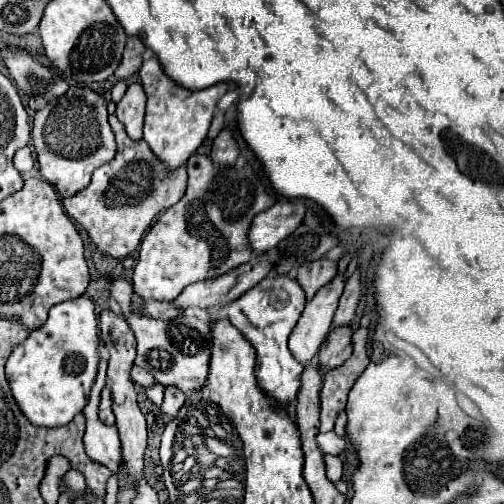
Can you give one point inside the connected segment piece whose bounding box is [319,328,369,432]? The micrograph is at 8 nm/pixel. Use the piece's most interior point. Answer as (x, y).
(336, 386)

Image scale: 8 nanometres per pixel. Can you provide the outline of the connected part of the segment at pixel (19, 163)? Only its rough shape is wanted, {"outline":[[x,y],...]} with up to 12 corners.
{"outline":[[29,146],[15,152],[13,164],[19,172],[33,170]]}

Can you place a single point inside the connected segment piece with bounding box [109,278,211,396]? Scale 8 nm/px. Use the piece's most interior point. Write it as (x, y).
(176, 352)

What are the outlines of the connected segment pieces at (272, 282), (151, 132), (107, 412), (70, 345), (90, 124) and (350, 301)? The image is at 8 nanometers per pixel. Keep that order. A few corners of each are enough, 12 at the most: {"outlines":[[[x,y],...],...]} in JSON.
{"outlines":[[[267,276],[233,304],[229,320],[257,352],[257,384],[289,408],[303,366],[287,338],[305,306],[297,280]],[[157,58],[139,70],[143,140],[175,172],[205,140],[221,82],[185,90]],[[109,386],[101,390],[99,418],[103,424],[115,424],[111,412]],[[61,302],[5,372],[37,426],[79,414],[99,364],[95,306]],[[73,86],[37,110],[39,172],[61,198],[117,152],[105,100]],[[355,272],[339,298],[333,326],[347,326],[361,296],[359,272]]]}

